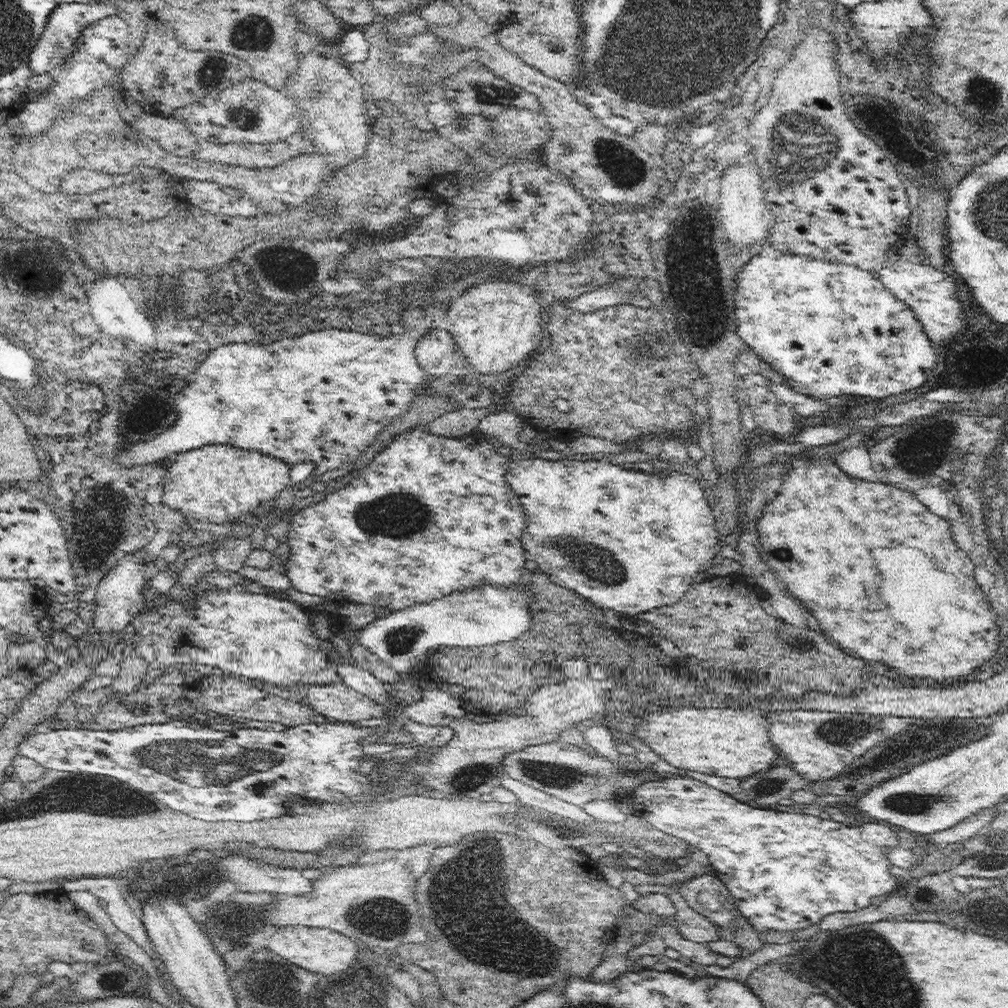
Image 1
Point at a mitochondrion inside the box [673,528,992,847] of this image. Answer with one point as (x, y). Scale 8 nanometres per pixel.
(910, 803)

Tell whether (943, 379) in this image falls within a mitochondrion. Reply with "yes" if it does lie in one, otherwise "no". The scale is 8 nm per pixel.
no

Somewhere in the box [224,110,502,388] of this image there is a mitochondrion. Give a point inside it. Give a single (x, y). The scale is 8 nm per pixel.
(284, 271)

